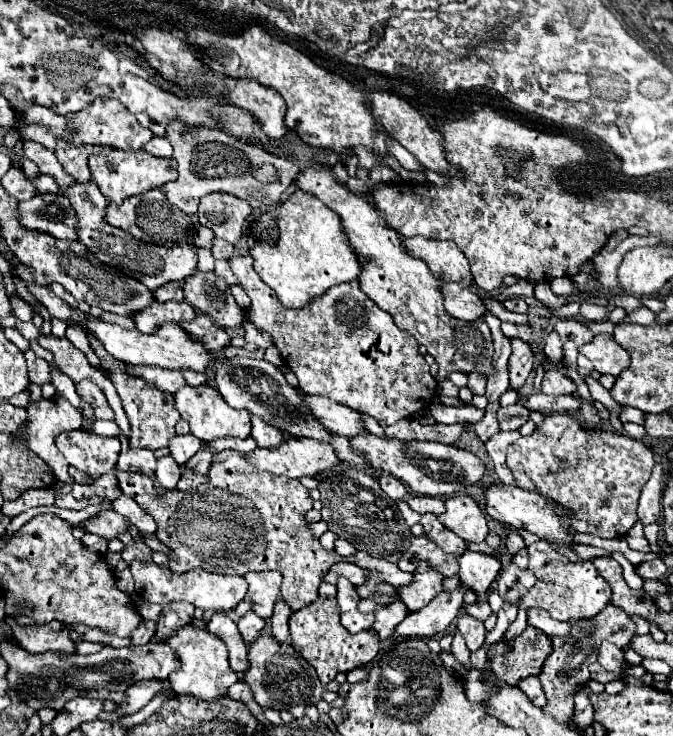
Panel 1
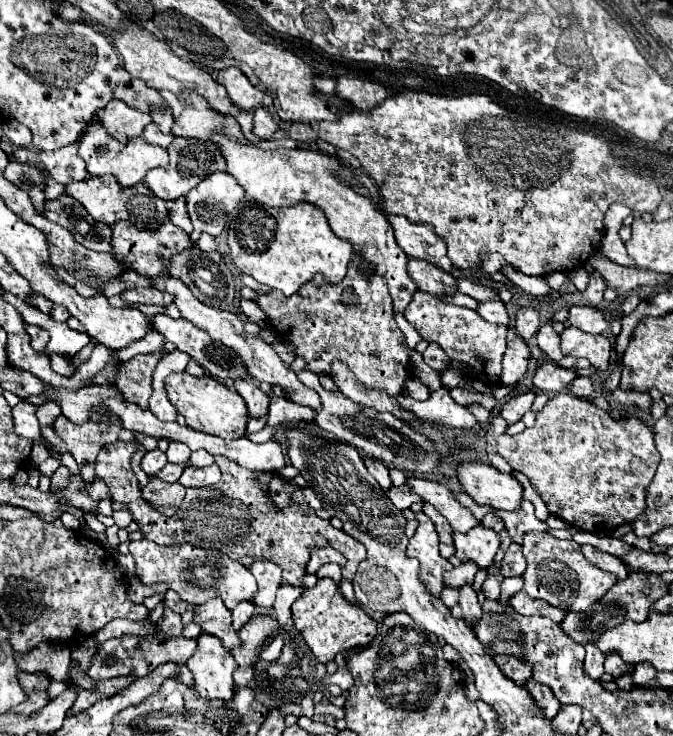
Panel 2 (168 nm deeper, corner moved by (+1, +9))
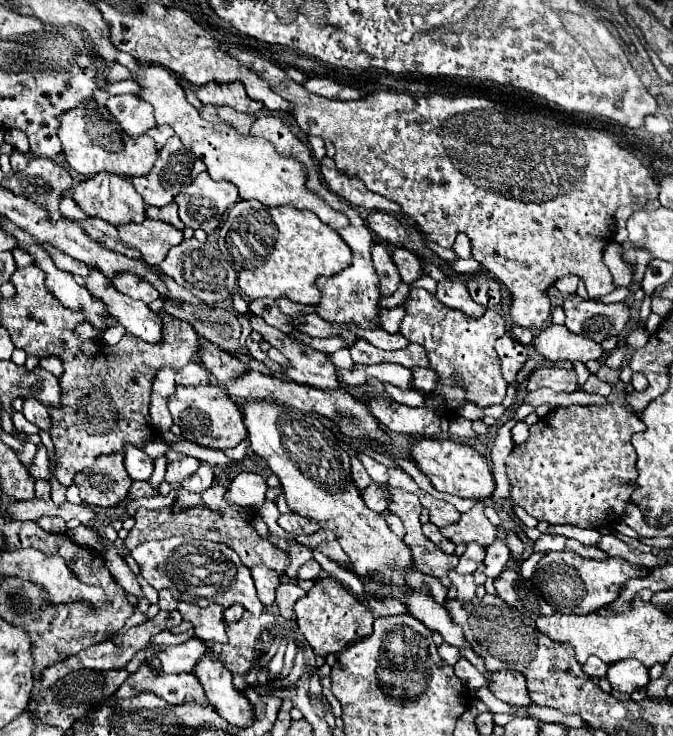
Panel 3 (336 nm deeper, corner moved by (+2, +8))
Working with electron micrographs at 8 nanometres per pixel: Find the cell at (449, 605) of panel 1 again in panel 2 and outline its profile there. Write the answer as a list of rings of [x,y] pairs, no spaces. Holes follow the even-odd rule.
[[[462,561],[458,567],[444,573],[444,585],[446,587],[462,587],[466,583],[472,583],[476,571],[478,571],[476,565],[472,565],[470,561]]]

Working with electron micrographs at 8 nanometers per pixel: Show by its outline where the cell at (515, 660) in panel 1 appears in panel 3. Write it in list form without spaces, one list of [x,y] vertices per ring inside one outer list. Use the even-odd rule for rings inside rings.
[[[507,670],[507,672],[491,672],[489,676],[489,688],[491,692],[507,702],[507,704],[517,704],[517,706],[527,706],[531,704],[531,698],[527,694],[527,686],[525,686],[525,678],[519,672]]]

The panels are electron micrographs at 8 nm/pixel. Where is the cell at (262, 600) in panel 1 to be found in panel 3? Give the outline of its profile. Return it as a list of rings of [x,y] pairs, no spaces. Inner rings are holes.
[[[263,564],[251,568],[251,574],[263,606],[271,606],[275,602],[275,588],[279,586],[279,574],[275,570],[269,570]]]

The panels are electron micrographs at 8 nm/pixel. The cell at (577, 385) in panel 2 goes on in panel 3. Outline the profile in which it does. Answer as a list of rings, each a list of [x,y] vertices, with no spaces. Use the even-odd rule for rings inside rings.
[[[595,374],[590,375],[588,380],[581,387],[581,390],[589,393],[593,392],[601,394],[601,396],[605,396],[605,398],[611,394],[611,386],[609,386],[609,384],[605,384],[605,382],[601,382]]]

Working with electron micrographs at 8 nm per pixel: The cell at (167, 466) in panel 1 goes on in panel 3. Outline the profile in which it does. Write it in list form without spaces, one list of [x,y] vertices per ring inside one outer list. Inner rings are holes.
[[[125,444],[123,446],[123,454],[125,454],[125,470],[133,480],[149,480],[153,474],[153,460],[143,454],[139,448]]]

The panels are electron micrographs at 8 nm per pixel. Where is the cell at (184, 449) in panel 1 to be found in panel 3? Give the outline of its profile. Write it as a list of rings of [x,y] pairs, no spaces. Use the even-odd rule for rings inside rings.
[[[183,456],[179,460],[173,460],[167,464],[167,474],[165,474],[165,480],[173,486],[179,486],[179,482],[183,478],[187,478],[189,474],[193,474],[197,468],[199,468],[199,460],[193,458],[193,456]]]

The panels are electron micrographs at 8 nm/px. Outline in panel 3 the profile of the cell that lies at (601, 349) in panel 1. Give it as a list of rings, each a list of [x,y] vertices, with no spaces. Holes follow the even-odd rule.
[[[551,324],[549,328],[541,330],[535,338],[537,352],[547,360],[599,360],[603,354],[601,344],[567,330],[567,326]]]

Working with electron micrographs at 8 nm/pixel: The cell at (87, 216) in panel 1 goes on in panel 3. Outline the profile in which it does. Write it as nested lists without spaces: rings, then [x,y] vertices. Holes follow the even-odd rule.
[[[147,218],[147,222],[141,224],[131,222],[119,226],[119,238],[125,246],[137,248],[147,264],[159,266],[169,248],[183,242],[183,232],[167,222]]]

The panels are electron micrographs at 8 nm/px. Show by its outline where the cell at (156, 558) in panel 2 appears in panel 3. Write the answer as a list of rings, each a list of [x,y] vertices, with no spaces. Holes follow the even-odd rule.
[[[167,538],[151,540],[139,544],[131,556],[141,568],[141,576],[155,590],[171,590],[173,598],[181,602],[191,602],[201,608],[211,604],[221,604],[225,608],[233,604],[243,604],[251,614],[261,614],[265,608],[257,598],[257,590],[251,578],[251,570],[239,560],[239,556],[225,544],[215,544],[207,540],[189,538]]]

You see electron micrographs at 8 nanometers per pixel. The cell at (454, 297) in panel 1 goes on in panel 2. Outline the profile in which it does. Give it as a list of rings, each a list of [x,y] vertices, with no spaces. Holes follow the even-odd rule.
[[[408,257],[408,275],[416,281],[418,289],[432,293],[434,297],[456,291],[456,279],[428,261],[416,261]]]

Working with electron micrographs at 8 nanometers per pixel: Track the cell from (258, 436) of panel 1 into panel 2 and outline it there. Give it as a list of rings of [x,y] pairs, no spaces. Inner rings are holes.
[[[244,377],[244,379],[232,381],[232,383],[234,383],[234,389],[240,393],[240,397],[246,401],[250,417],[268,413],[268,395],[258,385],[254,385],[252,377]]]

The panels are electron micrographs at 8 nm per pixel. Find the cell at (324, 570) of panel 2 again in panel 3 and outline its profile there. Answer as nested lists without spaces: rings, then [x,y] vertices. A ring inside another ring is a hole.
[[[309,560],[301,570],[299,570],[299,578],[303,578],[303,580],[317,580],[317,576],[319,576],[319,572],[321,572],[323,568],[321,568],[321,564],[317,562],[317,560]]]

